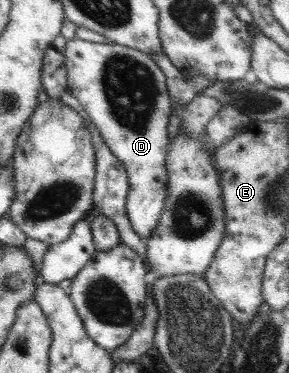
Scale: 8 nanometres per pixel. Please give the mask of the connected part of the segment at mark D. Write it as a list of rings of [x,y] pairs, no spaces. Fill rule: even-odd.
[[[74,37],[66,42],[67,90],[78,98],[85,114],[117,156],[128,176],[127,216],[131,228],[145,240],[159,224],[168,193],[168,122],[173,114],[164,72],[150,55],[108,42],[87,42]]]

